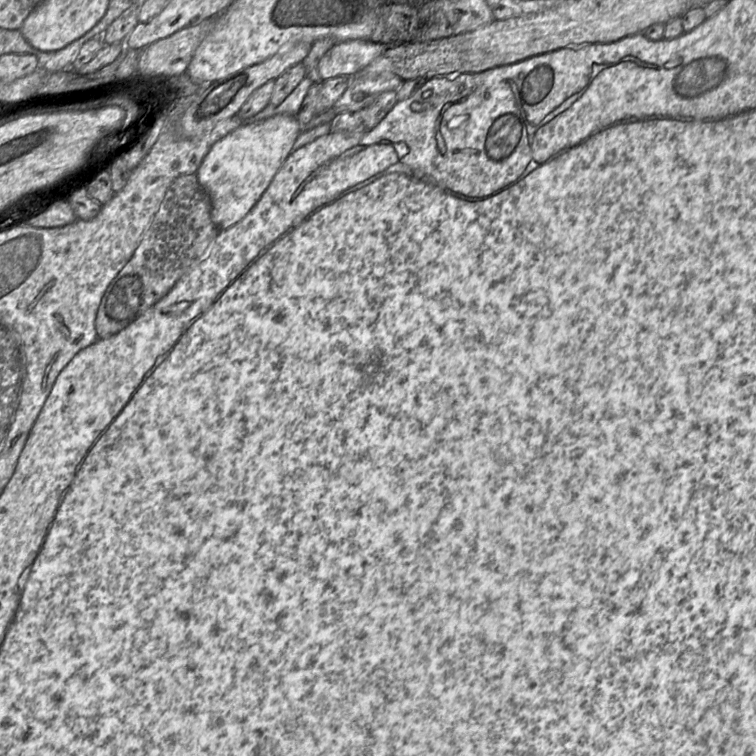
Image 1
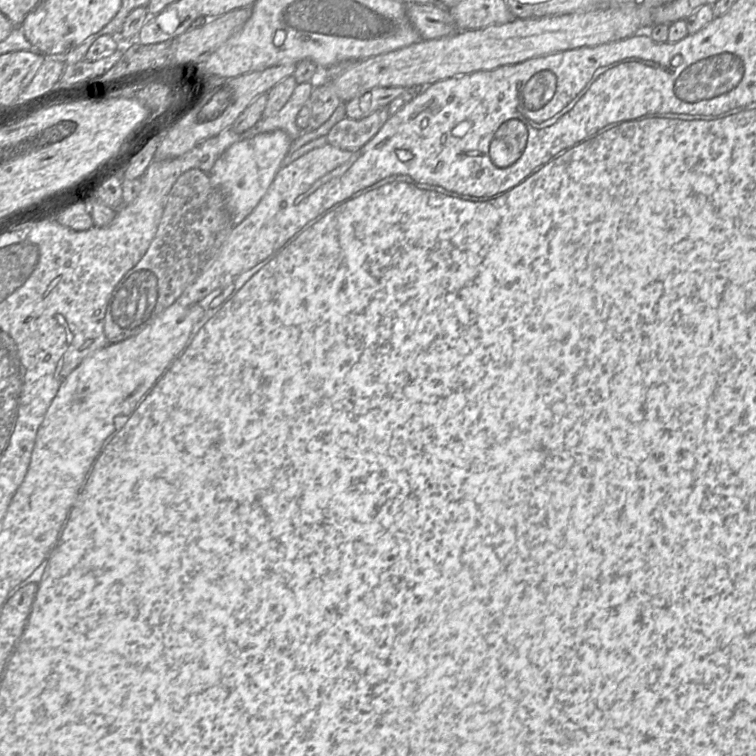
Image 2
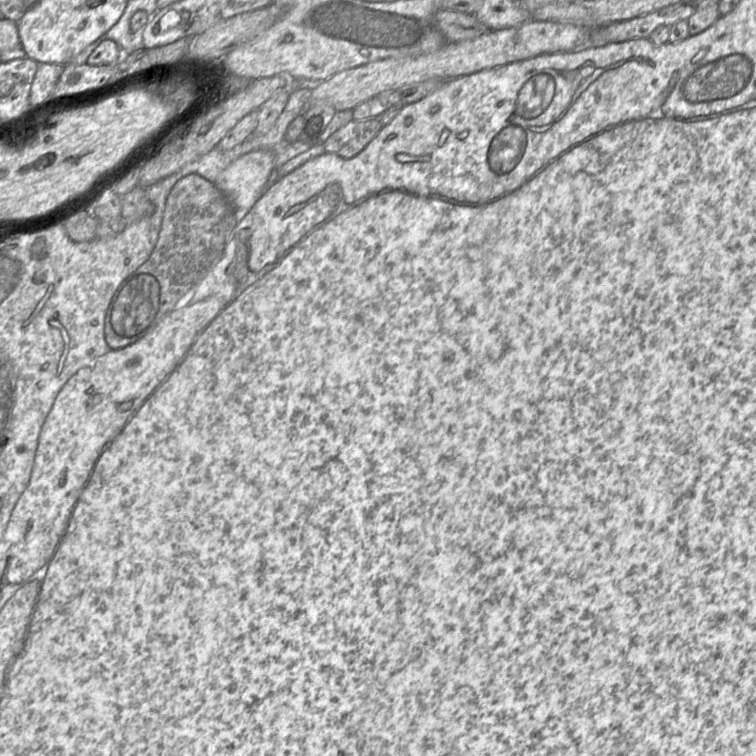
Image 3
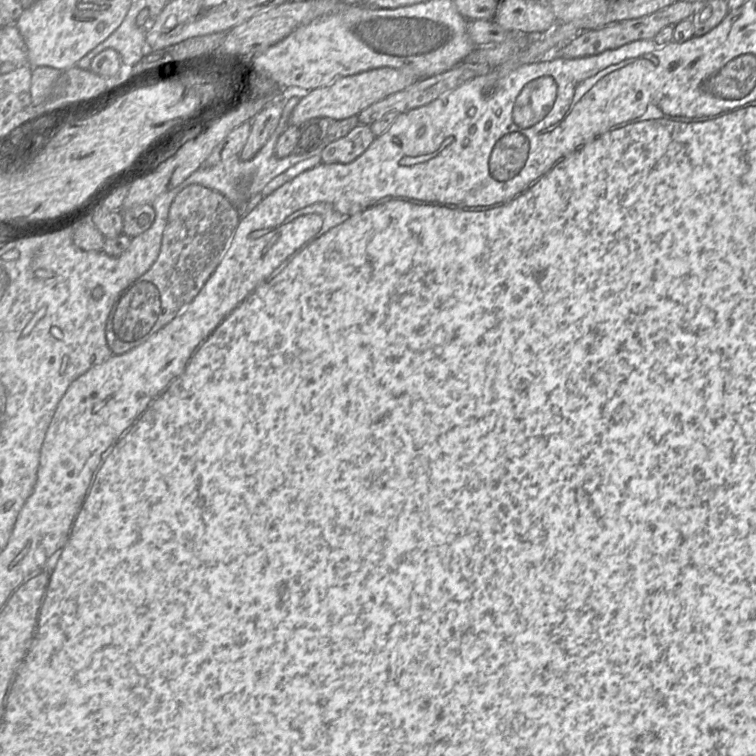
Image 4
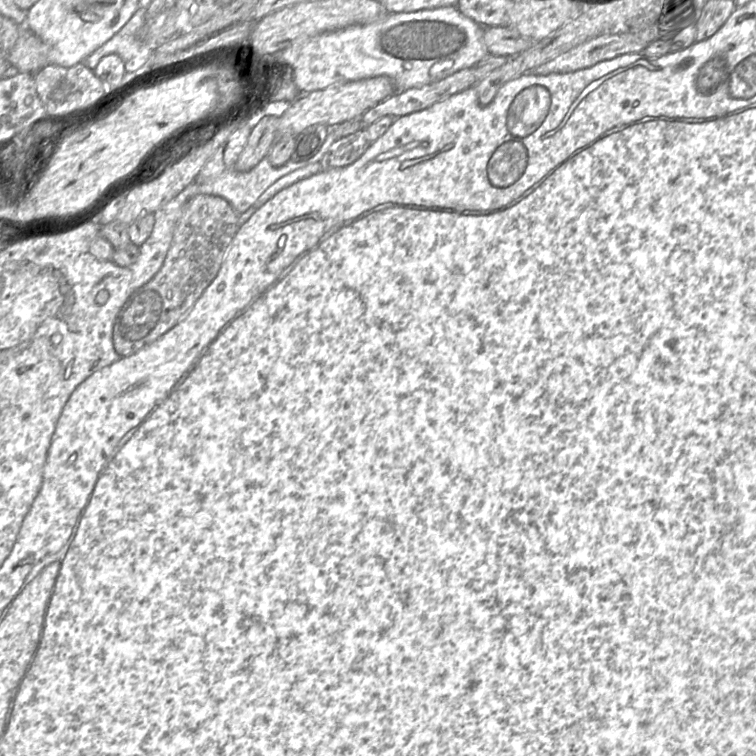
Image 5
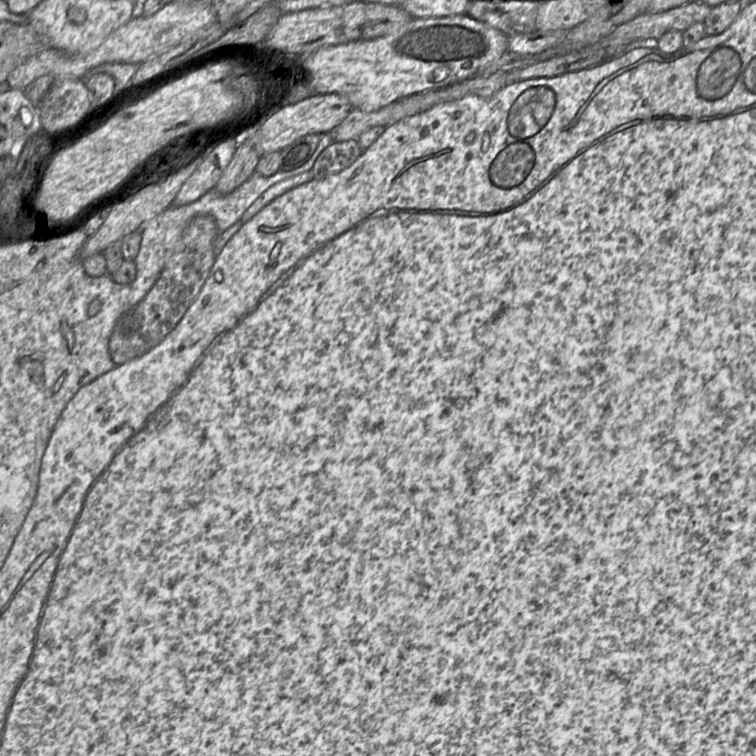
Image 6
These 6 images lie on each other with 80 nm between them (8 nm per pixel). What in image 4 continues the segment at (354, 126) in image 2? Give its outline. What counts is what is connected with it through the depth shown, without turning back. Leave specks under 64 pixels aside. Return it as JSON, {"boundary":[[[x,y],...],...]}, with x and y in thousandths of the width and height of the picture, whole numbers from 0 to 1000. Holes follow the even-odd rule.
{"boundary":[[[475,164],[458,180],[437,188],[423,204],[426,217],[460,217],[478,206],[496,184],[488,165]]]}

